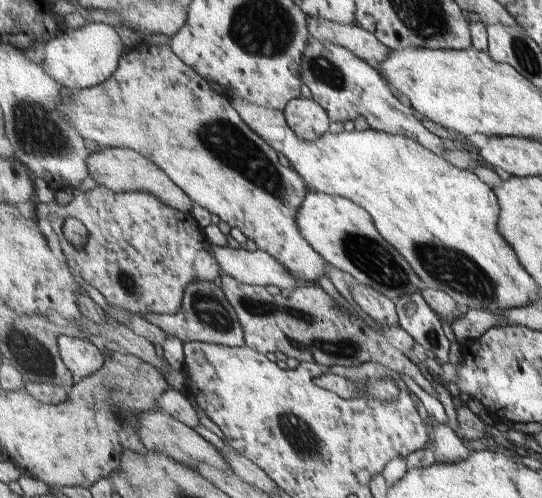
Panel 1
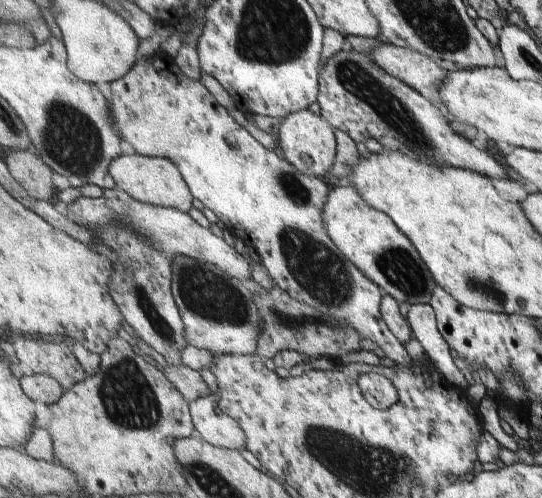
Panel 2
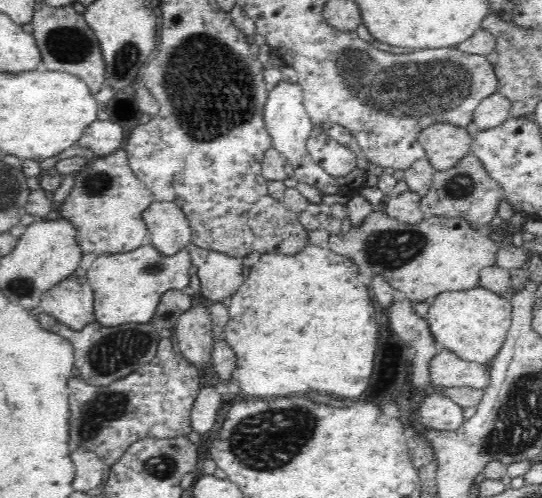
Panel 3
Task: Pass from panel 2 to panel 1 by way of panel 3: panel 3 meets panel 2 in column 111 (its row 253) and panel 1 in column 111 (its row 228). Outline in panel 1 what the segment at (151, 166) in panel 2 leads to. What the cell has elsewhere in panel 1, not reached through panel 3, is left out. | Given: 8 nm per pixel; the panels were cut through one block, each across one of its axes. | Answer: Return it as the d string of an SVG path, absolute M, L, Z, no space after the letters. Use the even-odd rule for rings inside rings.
M130 148L100 149L88 158L90 176L99 185L105 185L116 193L133 193L143 191L152 193L171 208L190 213L193 199L160 166L146 159L140 152Z

